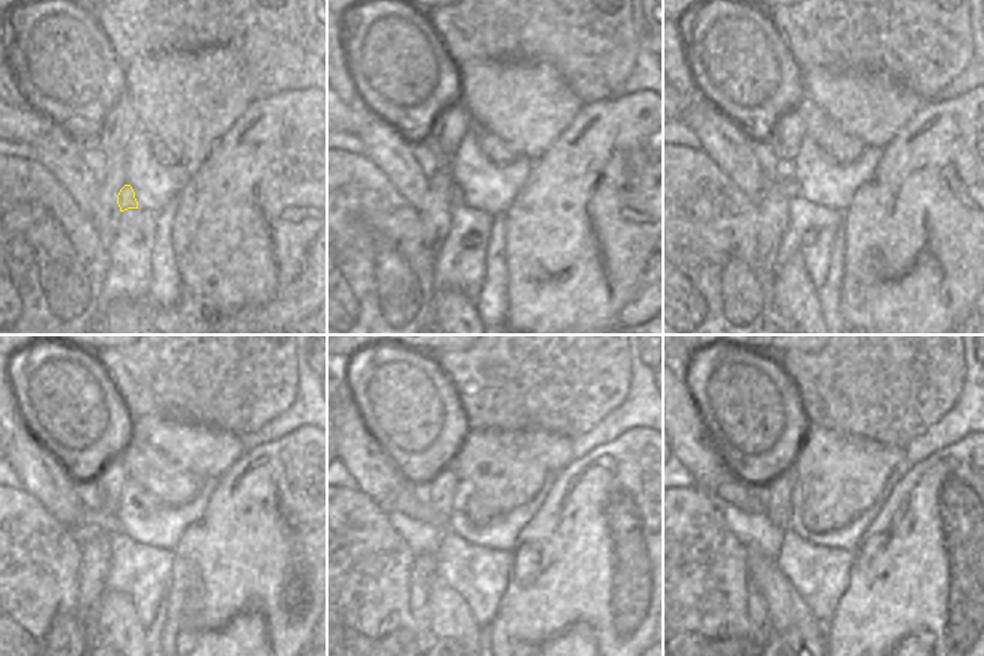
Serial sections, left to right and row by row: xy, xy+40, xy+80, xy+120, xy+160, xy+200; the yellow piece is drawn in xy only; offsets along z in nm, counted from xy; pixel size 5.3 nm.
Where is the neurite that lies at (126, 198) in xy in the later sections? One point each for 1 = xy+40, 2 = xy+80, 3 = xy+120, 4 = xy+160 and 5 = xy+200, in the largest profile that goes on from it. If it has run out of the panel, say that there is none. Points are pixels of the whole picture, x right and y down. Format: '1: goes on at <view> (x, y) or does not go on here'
1: goes on at xy+40 (456, 194)
2: goes on at xy+80 (788, 185)
3: goes on at xy+120 (107, 521)
4: goes on at xy+160 (411, 502)
5: goes on at xy+200 (744, 497)

